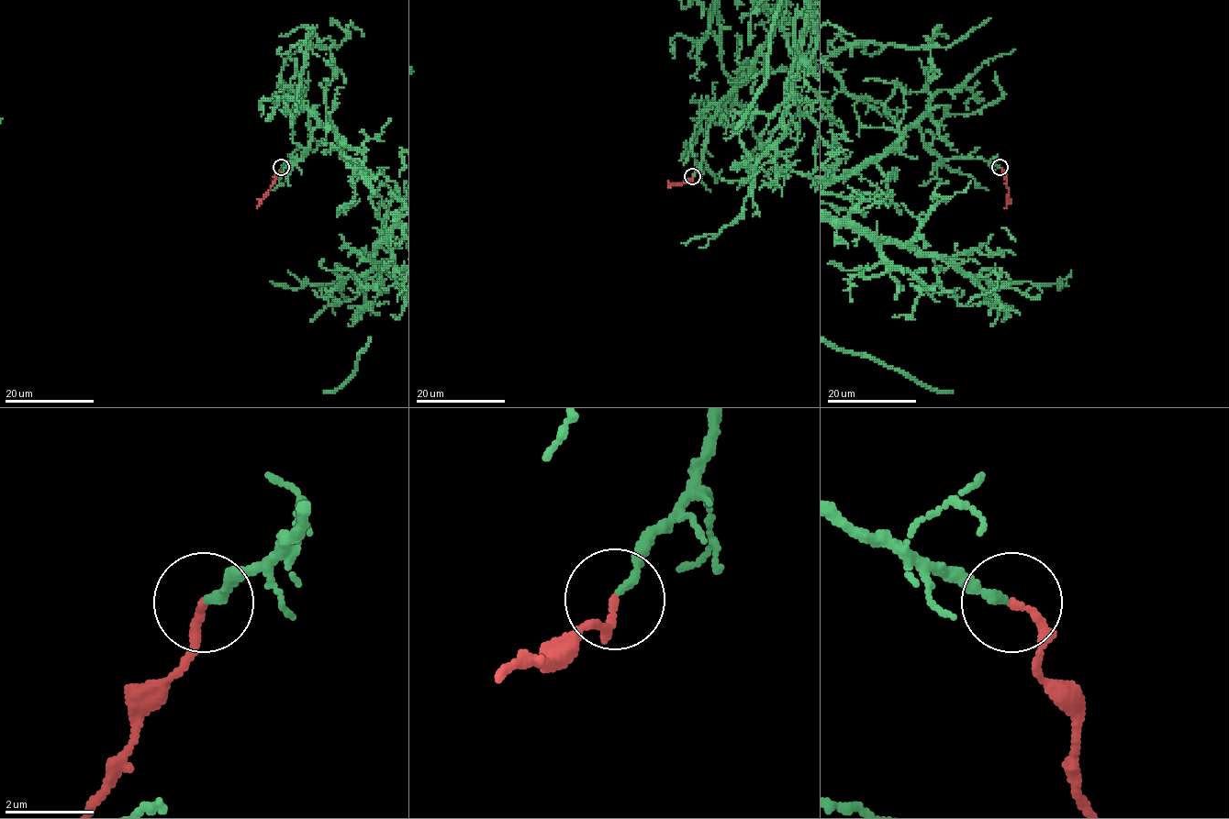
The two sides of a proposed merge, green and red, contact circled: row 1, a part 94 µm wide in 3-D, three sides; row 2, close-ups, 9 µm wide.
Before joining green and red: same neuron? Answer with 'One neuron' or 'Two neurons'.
One neuron

